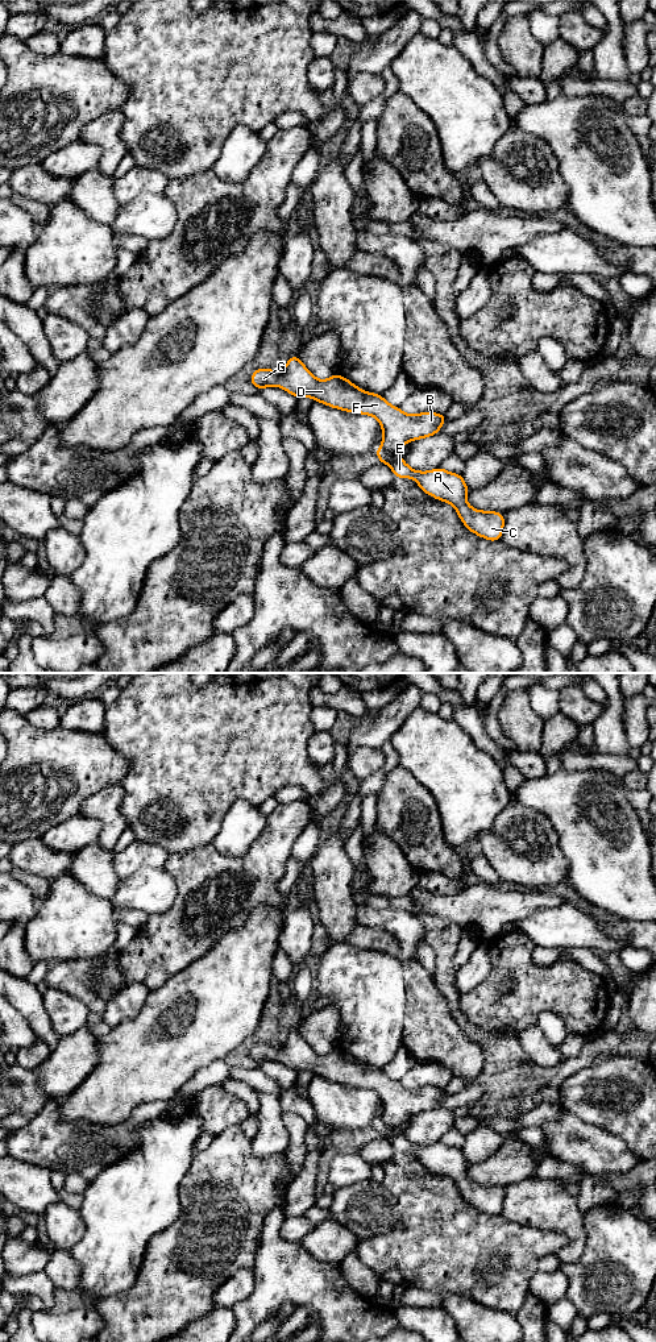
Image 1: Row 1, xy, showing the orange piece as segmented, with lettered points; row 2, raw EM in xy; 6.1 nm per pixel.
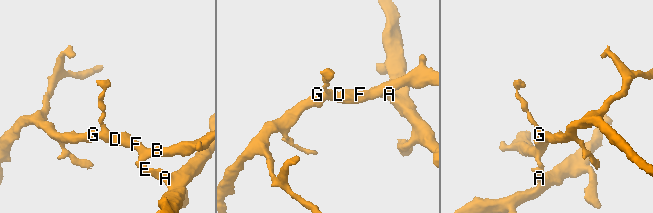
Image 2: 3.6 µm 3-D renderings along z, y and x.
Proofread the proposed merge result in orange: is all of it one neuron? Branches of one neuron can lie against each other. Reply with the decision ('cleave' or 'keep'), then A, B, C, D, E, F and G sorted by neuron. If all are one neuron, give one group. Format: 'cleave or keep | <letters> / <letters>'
cleave | A C E / B D F G

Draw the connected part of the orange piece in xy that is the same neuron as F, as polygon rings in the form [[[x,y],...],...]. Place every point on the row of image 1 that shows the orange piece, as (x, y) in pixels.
[[[295,354],[290,356],[281,373],[267,367],[257,369],[250,375],[250,383],[258,390],[277,385],[296,398],[311,396],[332,408],[374,416],[383,429],[382,446],[391,453],[399,453],[404,443],[437,435],[448,420],[447,415],[429,411],[407,415],[382,395],[358,389],[339,373],[320,381]]]

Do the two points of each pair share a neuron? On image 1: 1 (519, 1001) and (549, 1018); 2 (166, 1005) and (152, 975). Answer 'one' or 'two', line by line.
1: two
2: two

